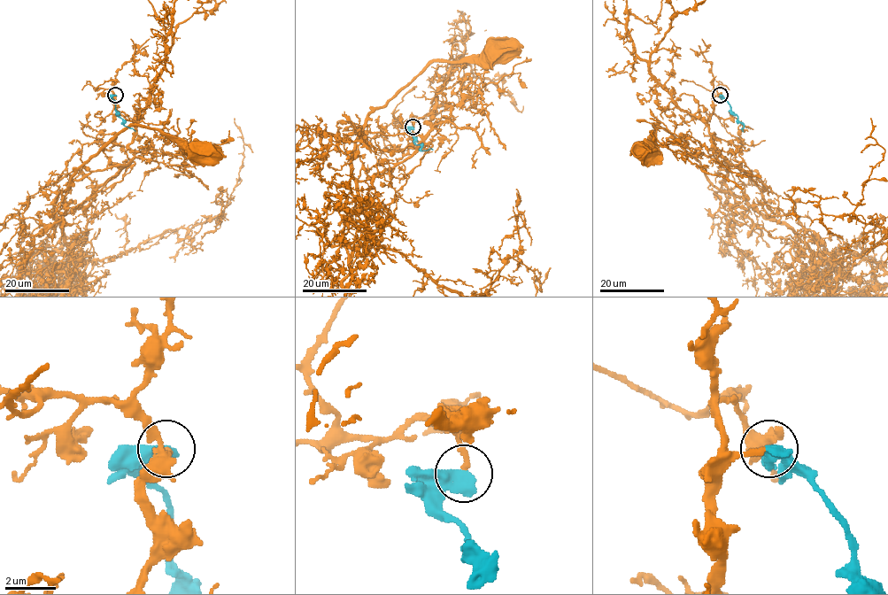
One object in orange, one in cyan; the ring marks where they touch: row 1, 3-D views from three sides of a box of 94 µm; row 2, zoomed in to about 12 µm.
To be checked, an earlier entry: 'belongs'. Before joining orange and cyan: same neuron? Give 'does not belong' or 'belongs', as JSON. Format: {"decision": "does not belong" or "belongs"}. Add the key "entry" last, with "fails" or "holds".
{"decision": "belongs", "entry": "holds"}

